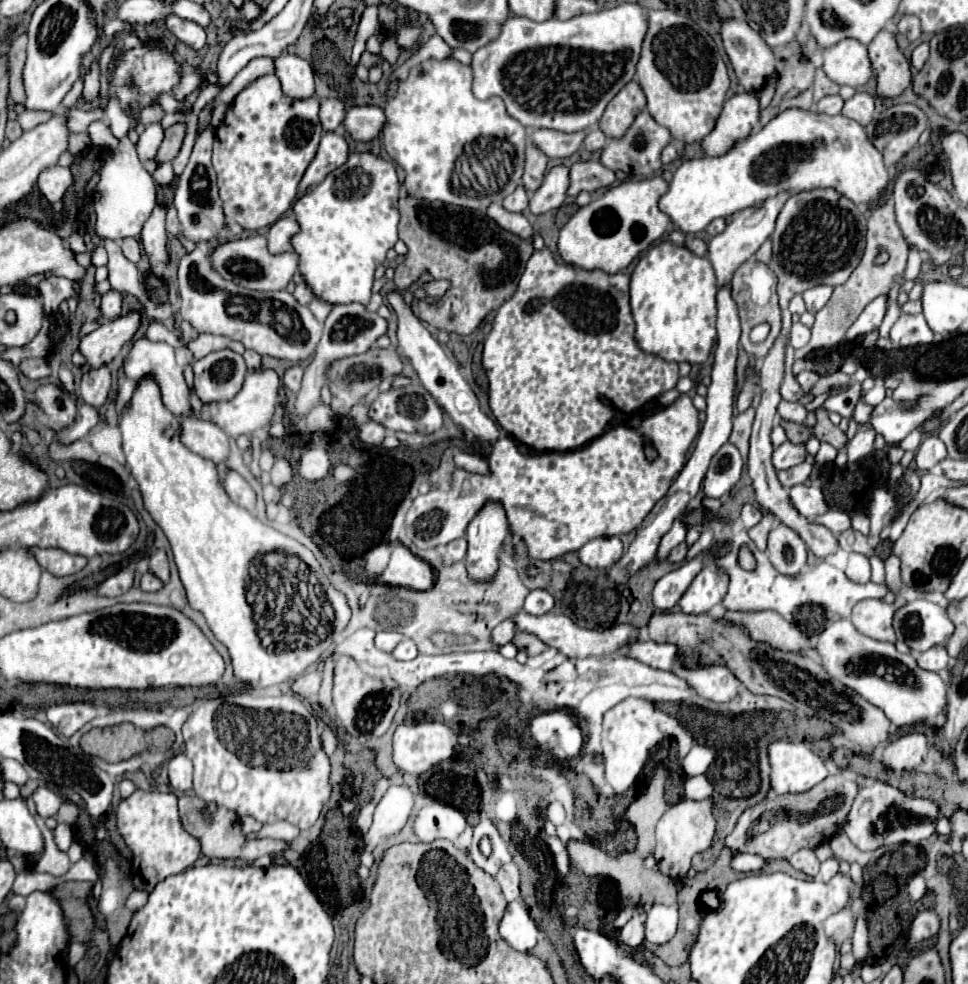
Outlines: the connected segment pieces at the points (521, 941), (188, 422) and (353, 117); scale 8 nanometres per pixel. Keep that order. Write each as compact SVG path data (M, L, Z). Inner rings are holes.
M522 900L508 904L506 914L500 922L500 936L518 952L528 952L536 946L538 926L530 918Z
M184 414L180 416L180 430L182 444L186 444L192 452L200 454L202 458L220 464L228 456L228 436L214 422Z
M354 106L348 110L342 128L354 138L368 142L372 140L386 122L384 110L380 106Z

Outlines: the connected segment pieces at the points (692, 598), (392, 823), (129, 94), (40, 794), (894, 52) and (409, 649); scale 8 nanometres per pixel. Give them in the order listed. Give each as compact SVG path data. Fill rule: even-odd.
M706 564L704 570L694 578L686 594L680 598L680 608L686 614L702 614L708 612L712 606L722 602L726 594L728 578L716 570L716 566Z
M390 786L376 806L368 834L398 834L412 810L412 792L406 786Z
M148 38L146 42L140 42L136 48L130 48L130 50L122 50L118 52L118 58L116 58L116 64L114 64L114 76L108 80L108 100L110 98L118 98L120 100L120 106L122 110L130 116L130 118L138 118L140 116L140 110L144 110L146 106L152 106L152 104L158 104L160 96L162 94L174 94L174 88L180 84L182 80L182 64L180 60L176 58L176 52L172 46L164 44L160 38ZM130 104L140 104L140 110L138 112L132 112L130 110Z
M48 786L36 788L36 792L32 794L32 800L36 804L38 816L42 816L42 818L54 816L58 812L58 808L62 806L62 798L54 790L50 790Z
M878 32L878 36L868 44L868 54L876 76L878 98L894 98L912 86L910 62L896 42L896 32Z
M402 640L400 644L398 644L398 648L392 652L396 658L400 658L400 660L410 660L410 658L414 658L416 654L418 654L418 650L416 650L416 644L412 642L412 640Z

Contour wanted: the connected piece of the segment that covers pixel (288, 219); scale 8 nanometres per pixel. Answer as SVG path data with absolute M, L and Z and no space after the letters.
M282 216L278 222L274 222L268 228L266 240L268 240L268 250L272 254L284 254L284 252L292 252L292 244L290 244L290 236L298 232L298 222L292 216Z

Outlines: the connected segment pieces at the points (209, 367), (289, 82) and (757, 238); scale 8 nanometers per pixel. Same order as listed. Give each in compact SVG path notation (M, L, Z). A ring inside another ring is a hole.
M228 348L210 352L202 360L196 360L192 368L196 374L196 394L202 402L222 402L234 398L248 372L244 358Z
M282 52L278 58L274 58L274 68L276 68L274 74L278 76L286 96L290 98L314 96L314 70L304 58Z
M784 190L784 192L778 192L776 196L768 198L762 202L762 206L758 208L746 208L738 214L732 216L730 224L726 226L726 230L718 236L714 236L710 242L708 242L708 254L706 258L712 262L712 268L716 272L716 282L718 282L718 288L724 288L732 274L734 274L734 268L738 268L742 262L750 260L754 256L754 252L762 246L762 242L774 232L774 224L776 224L776 218L784 206L784 202L790 198L790 192Z

